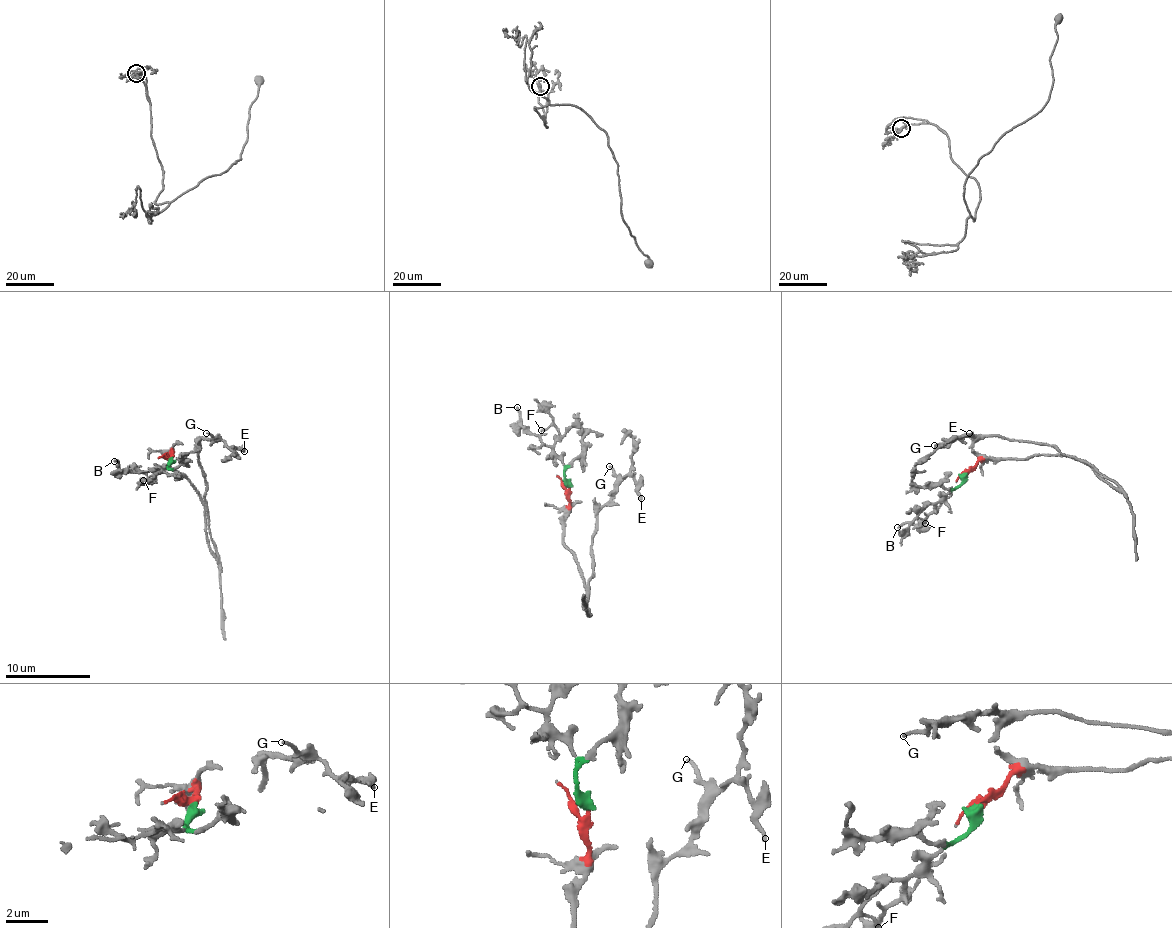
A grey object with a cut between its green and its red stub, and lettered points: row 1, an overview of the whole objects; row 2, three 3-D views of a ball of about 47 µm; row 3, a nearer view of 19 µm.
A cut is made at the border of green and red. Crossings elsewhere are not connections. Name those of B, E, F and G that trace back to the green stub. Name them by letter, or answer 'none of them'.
B, F

